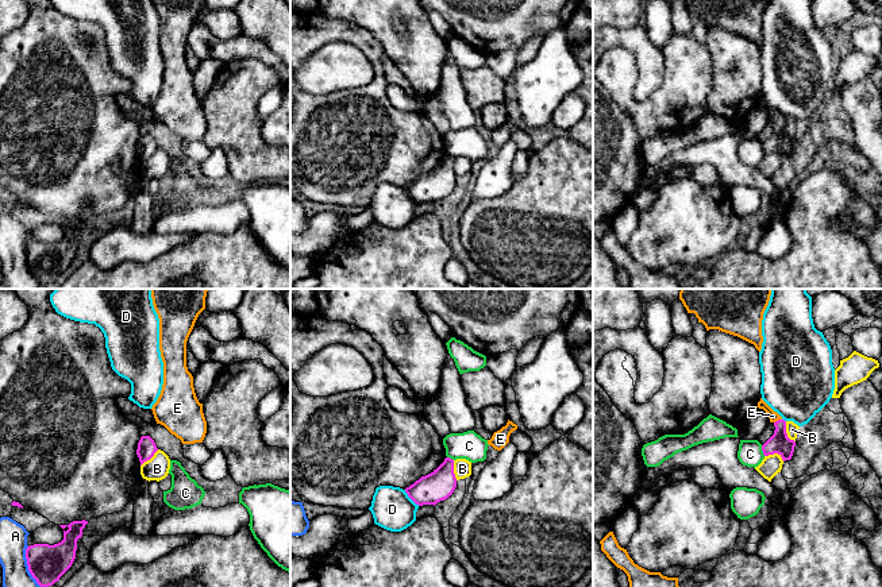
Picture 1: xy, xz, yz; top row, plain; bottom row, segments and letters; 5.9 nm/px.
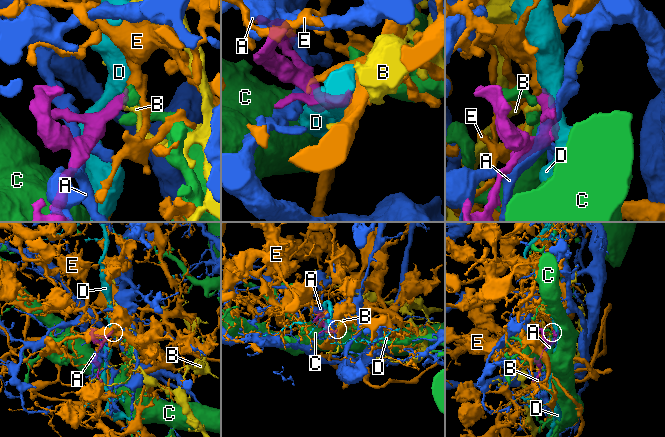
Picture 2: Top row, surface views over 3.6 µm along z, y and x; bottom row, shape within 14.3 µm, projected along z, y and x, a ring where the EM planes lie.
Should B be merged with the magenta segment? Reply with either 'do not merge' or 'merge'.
do not merge

